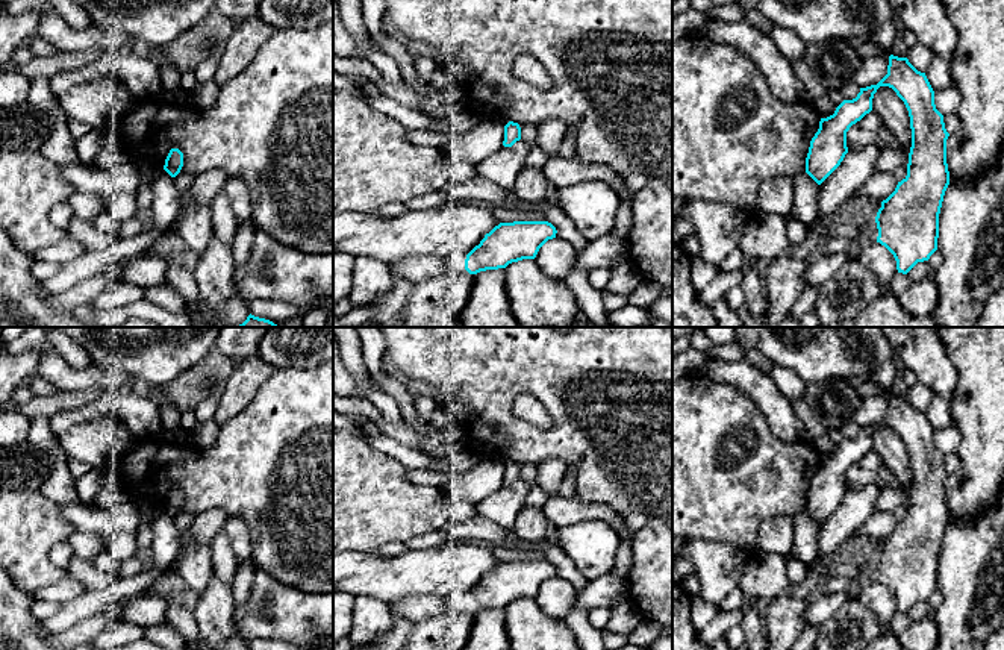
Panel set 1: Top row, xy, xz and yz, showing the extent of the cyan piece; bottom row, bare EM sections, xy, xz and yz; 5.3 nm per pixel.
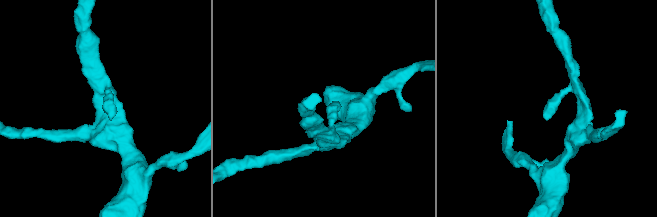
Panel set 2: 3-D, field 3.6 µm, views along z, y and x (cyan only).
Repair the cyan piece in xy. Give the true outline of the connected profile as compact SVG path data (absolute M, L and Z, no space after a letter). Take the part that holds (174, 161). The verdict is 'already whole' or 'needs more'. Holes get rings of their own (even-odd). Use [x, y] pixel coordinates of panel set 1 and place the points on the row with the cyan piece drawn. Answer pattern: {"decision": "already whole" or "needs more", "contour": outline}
{"decision": "already whole", "contour": "M171 148L167 159L164 170L171 176L176 177L183 167L183 153L179 148Z"}

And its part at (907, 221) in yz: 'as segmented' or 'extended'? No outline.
as segmented

